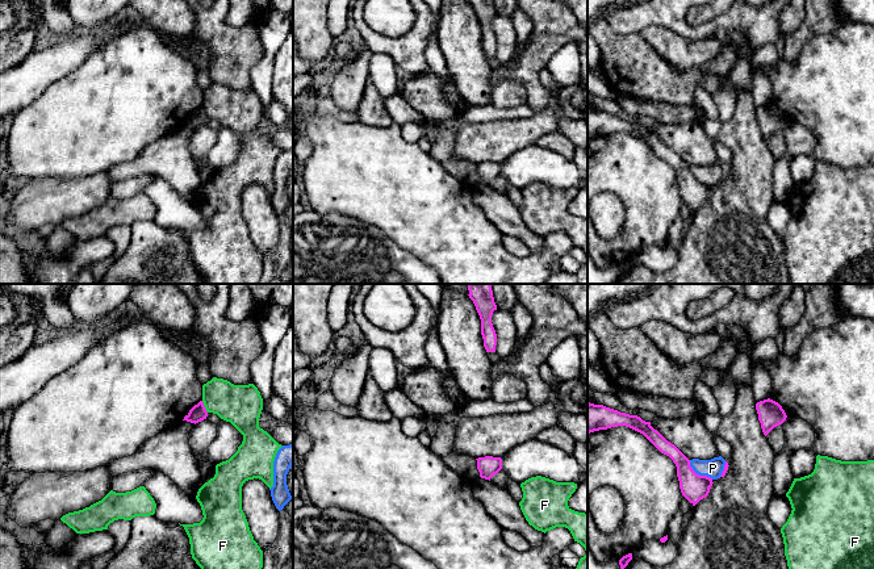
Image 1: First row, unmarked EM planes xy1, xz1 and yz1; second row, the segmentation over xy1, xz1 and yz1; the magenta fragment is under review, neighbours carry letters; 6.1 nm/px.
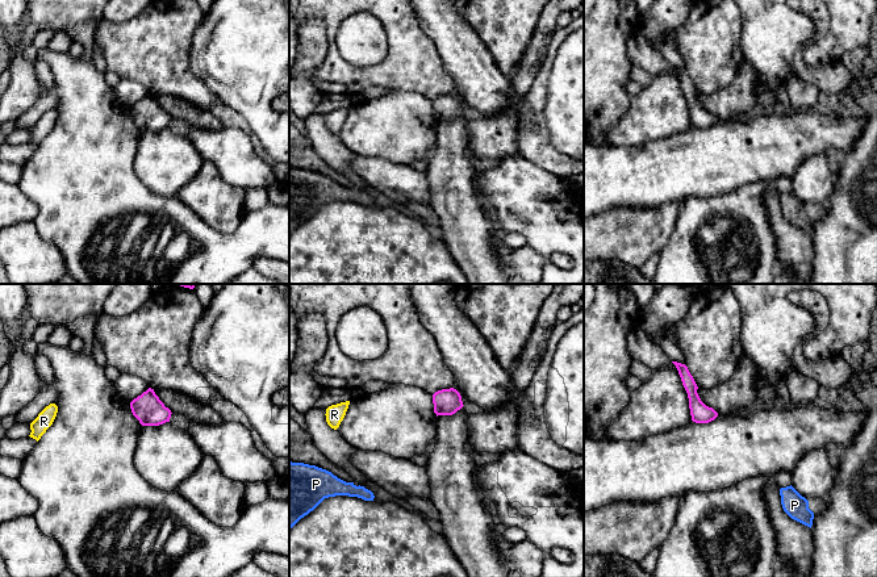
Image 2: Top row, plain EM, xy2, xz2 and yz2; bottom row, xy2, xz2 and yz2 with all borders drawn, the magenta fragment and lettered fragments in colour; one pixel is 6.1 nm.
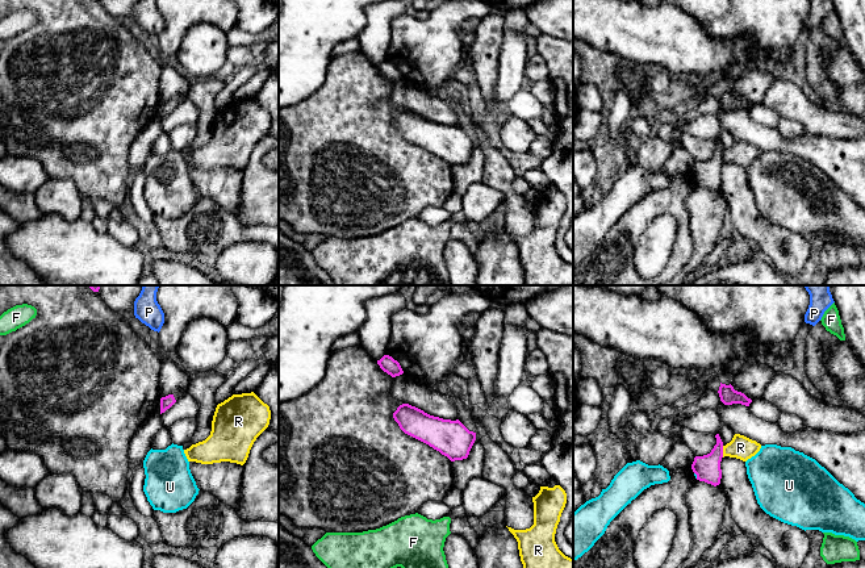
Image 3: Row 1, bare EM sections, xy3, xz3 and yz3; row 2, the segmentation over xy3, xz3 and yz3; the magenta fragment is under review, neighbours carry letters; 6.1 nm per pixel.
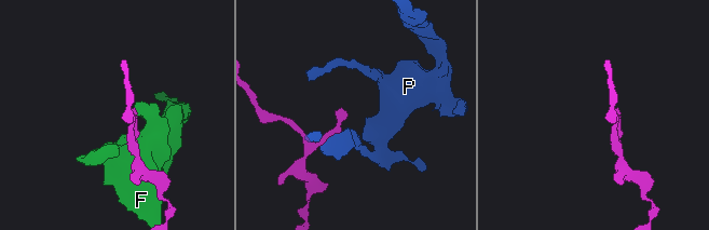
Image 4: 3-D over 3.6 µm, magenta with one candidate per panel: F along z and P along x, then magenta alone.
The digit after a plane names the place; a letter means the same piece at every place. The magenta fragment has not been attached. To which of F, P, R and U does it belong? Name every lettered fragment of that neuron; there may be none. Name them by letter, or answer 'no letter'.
no letter

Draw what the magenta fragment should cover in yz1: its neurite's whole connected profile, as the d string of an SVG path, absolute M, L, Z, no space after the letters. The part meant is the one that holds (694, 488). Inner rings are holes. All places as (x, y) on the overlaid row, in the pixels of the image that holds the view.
M587 401L587 434L618 426L626 426L643 434L661 453L673 460L677 467L681 493L693 506L708 495L714 484L712 478L697 474L690 467L690 460L655 430L651 422Z

